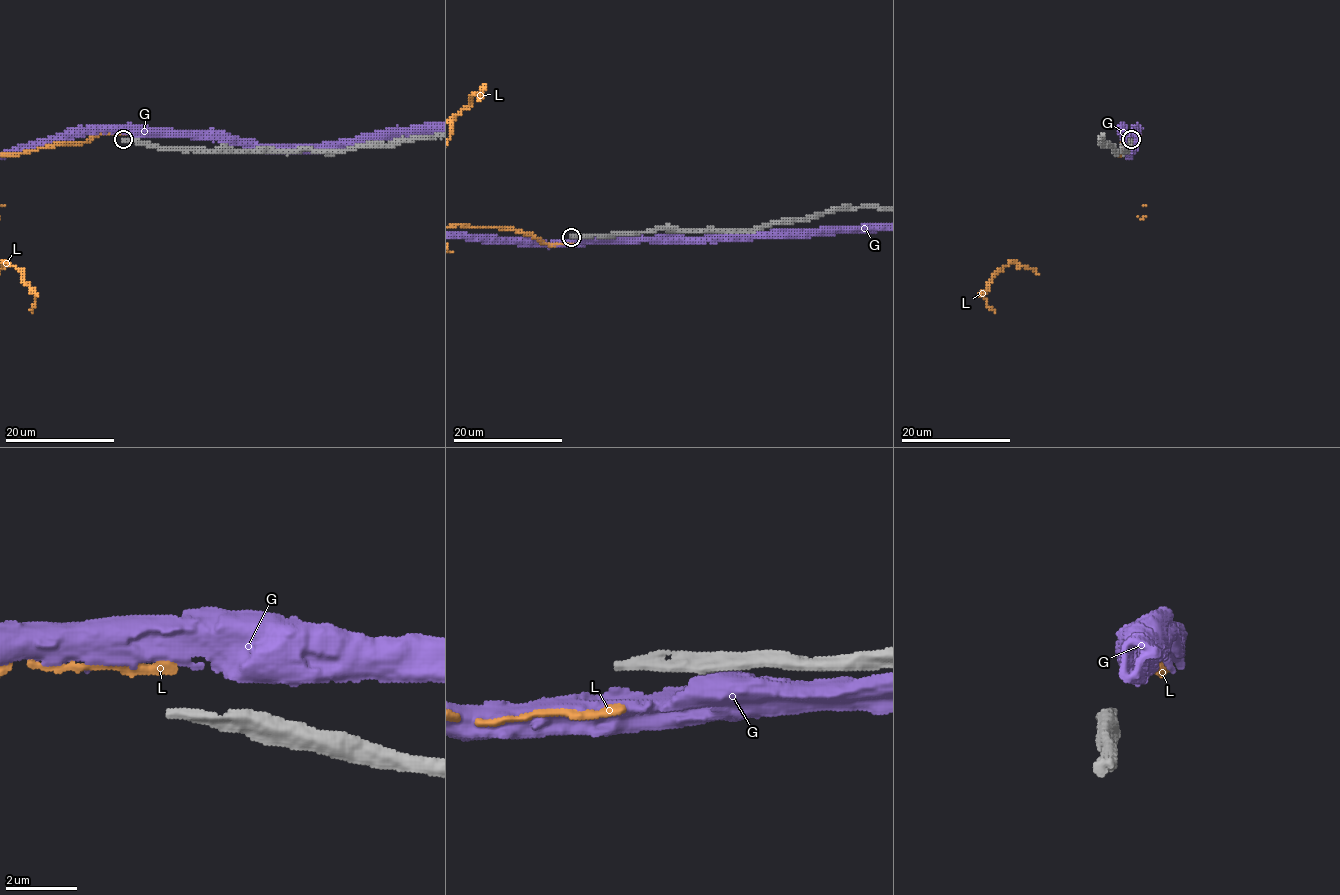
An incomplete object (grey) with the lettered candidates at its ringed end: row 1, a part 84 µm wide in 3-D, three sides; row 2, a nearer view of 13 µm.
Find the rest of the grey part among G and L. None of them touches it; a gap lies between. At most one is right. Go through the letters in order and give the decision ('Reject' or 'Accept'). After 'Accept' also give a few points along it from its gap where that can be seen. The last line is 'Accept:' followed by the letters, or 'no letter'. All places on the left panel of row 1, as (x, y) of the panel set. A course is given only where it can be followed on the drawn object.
G: Reject
L: Reject
Accept: no letter

